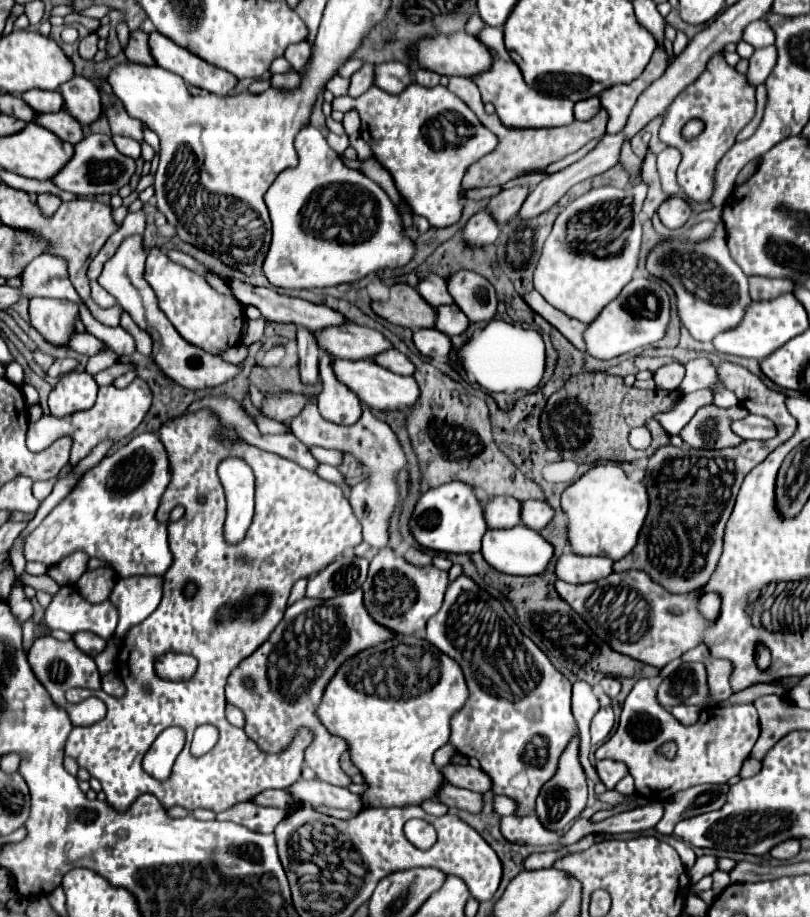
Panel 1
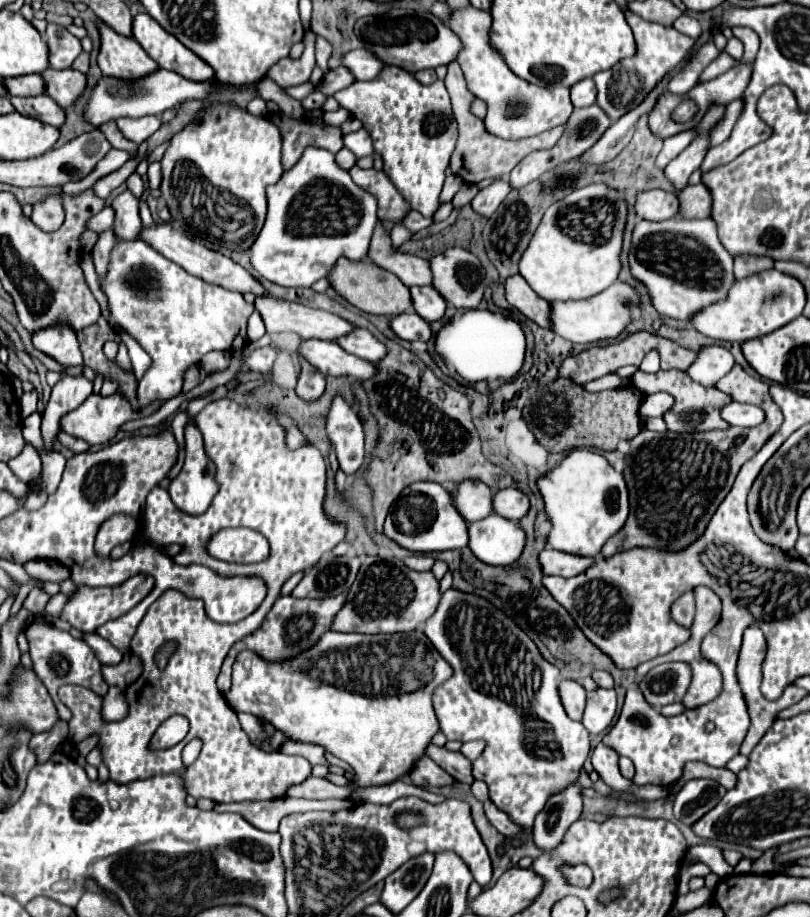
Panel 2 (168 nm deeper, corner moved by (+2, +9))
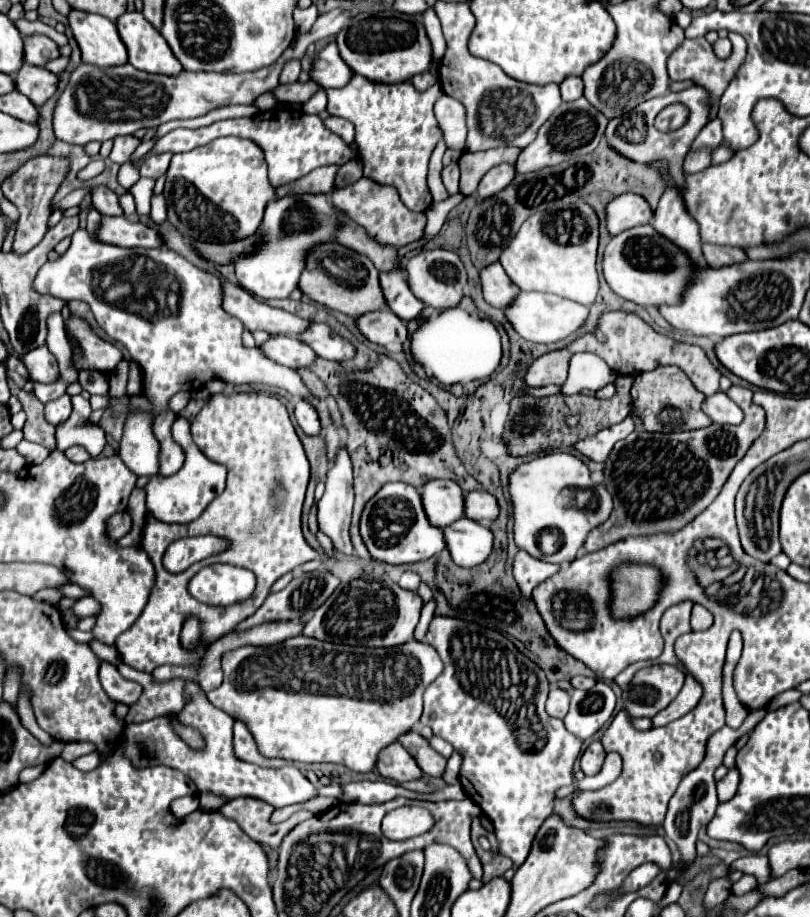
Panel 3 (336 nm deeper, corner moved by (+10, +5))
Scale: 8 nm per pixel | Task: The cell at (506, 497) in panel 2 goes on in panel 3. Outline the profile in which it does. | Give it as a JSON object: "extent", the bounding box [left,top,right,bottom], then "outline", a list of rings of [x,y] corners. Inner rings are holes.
{"extent":[464,491,498,525],"outline":[[[486,491],[464,493],[464,517],[488,525],[498,517],[498,503]]]}

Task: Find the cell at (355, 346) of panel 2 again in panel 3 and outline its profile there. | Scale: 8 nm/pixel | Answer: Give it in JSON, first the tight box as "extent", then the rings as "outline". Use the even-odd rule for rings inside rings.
{"extent":[298,323,354,361],"outline":[[[312,323],[308,331],[302,331],[298,335],[302,343],[306,343],[310,349],[316,351],[318,357],[334,359],[334,361],[346,361],[348,357],[354,357],[354,347],[340,335],[334,335],[328,325],[324,323]]]}

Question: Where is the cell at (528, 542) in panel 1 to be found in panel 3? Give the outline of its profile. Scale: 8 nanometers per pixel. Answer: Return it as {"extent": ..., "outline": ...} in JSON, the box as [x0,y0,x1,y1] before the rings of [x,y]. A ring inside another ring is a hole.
{"extent":[442,519,492,567],"outline":[[[458,519],[456,523],[442,529],[446,549],[452,555],[452,561],[460,567],[476,567],[488,559],[492,551],[492,533],[488,527],[478,525],[472,519]]]}

